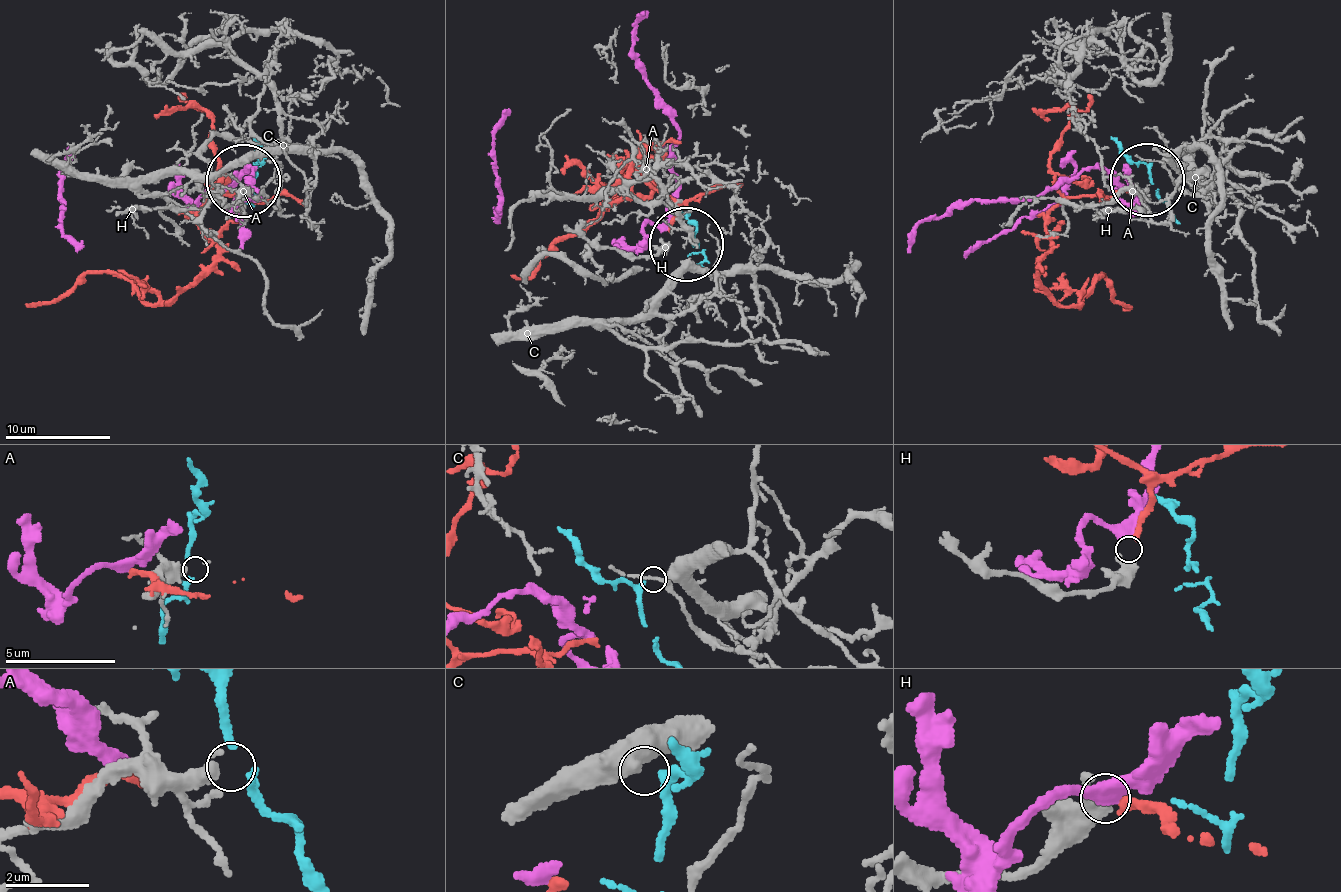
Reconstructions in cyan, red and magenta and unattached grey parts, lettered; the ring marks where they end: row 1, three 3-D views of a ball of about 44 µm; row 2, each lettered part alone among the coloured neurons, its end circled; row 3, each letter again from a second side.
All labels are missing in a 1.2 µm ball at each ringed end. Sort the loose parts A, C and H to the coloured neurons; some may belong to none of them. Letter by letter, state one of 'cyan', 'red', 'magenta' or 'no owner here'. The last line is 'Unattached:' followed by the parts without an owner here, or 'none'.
A: no owner here
C: cyan
H: red
Unattached: A

